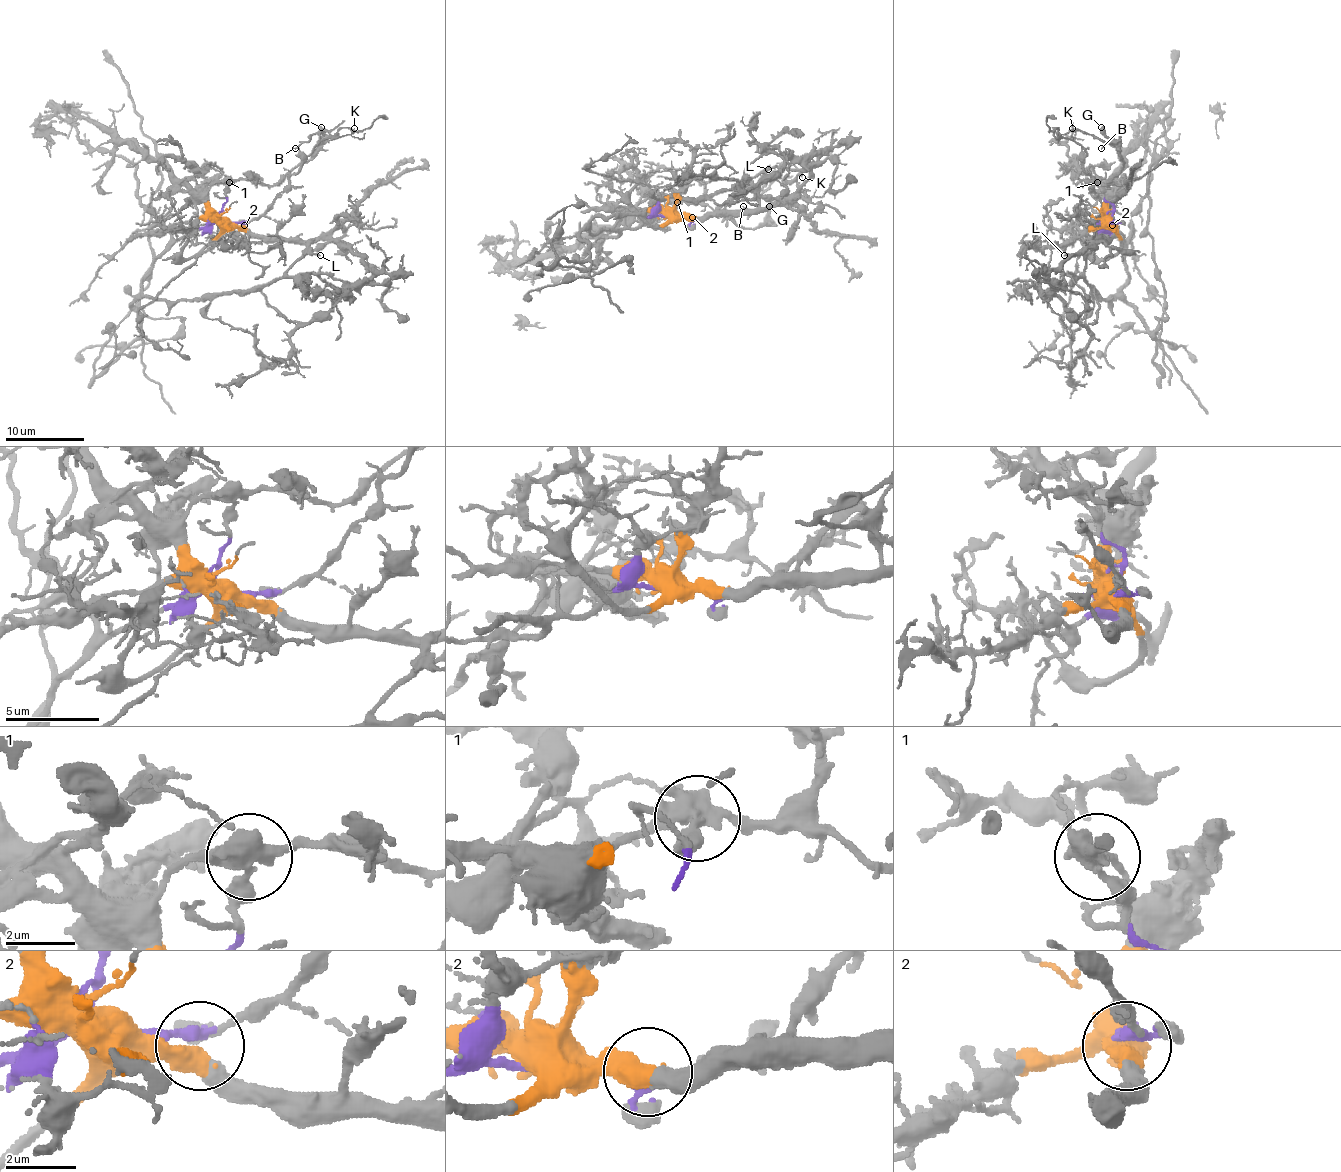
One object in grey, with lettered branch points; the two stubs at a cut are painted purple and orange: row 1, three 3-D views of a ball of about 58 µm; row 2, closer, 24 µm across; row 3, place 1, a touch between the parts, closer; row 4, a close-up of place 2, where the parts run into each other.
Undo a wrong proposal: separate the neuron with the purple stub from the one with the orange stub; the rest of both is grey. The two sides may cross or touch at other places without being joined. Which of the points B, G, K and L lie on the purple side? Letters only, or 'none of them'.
B, K

